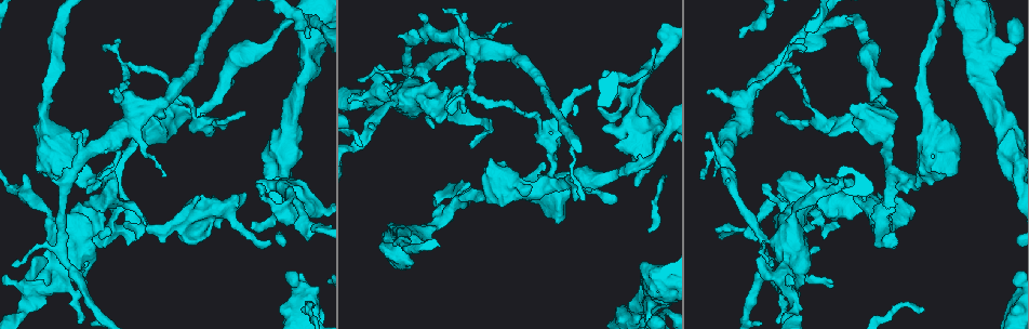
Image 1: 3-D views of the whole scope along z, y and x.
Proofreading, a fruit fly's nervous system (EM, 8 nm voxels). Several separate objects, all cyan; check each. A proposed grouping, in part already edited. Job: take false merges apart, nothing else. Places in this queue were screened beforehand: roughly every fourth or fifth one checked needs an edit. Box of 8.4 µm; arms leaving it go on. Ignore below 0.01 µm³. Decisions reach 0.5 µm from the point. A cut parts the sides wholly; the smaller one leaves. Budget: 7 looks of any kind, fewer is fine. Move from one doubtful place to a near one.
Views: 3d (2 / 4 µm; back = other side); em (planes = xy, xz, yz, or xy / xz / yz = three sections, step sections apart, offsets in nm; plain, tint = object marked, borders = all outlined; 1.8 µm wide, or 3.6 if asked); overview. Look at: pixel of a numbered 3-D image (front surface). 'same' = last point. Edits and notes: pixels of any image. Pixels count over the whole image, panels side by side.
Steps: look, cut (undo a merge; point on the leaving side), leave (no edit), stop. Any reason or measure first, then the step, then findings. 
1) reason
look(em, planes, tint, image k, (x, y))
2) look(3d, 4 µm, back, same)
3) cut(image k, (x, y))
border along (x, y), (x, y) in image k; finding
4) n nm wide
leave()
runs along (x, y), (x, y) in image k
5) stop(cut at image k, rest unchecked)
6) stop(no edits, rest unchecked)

look(em, planes, tint, image 1, (794, 293))

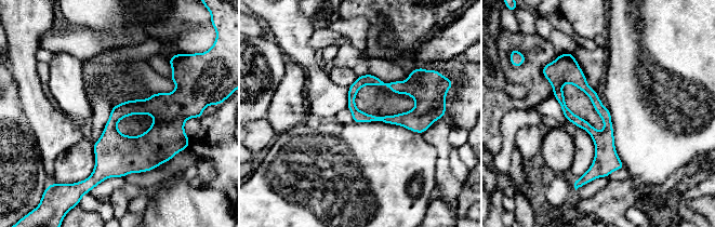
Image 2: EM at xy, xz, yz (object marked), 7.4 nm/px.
90 nm wide
leave()
runs along (571, 58), (607, 120), (586, 177) in image 2; one neuron here

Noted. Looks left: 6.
thick turns thin
look(em, xz, step 4, tint, image 1, (194, 122))

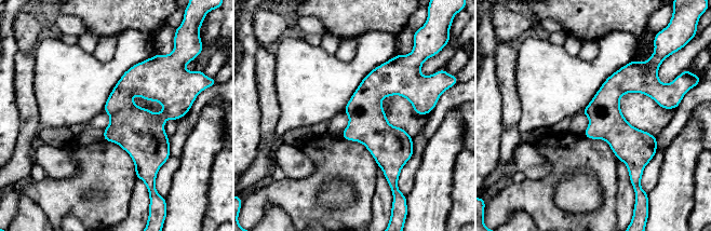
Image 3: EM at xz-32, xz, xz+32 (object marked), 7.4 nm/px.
leave()
one neuron here

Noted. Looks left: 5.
thick turns thin
look(3d, 4 µm, image 1, (650, 299))

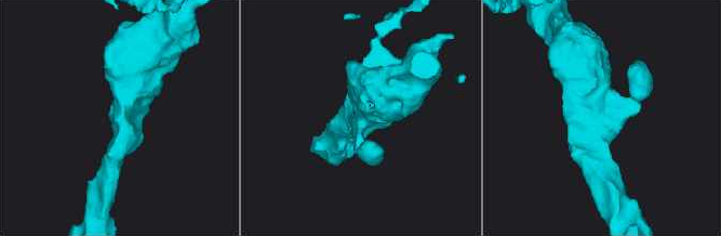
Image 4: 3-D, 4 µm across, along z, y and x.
need the tissue
look(em, 3.6 µm, xz, step 16, tint, image 4, (604, 117))

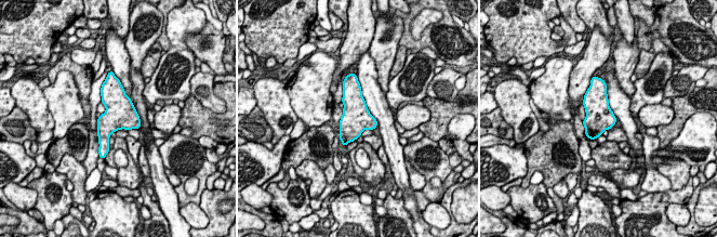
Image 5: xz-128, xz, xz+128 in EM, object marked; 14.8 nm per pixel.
look(em, 3.6 µm, planes, tint, same)

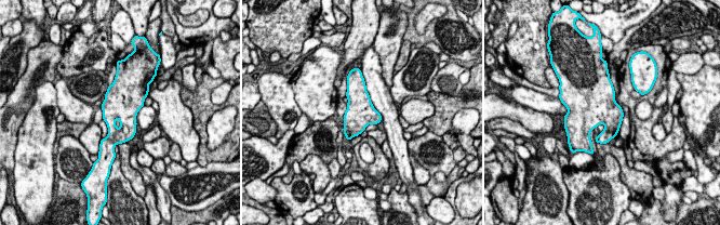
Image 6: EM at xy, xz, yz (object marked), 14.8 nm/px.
leave()
all the same neuron

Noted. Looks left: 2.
stop(no edits, rest unchecked)

